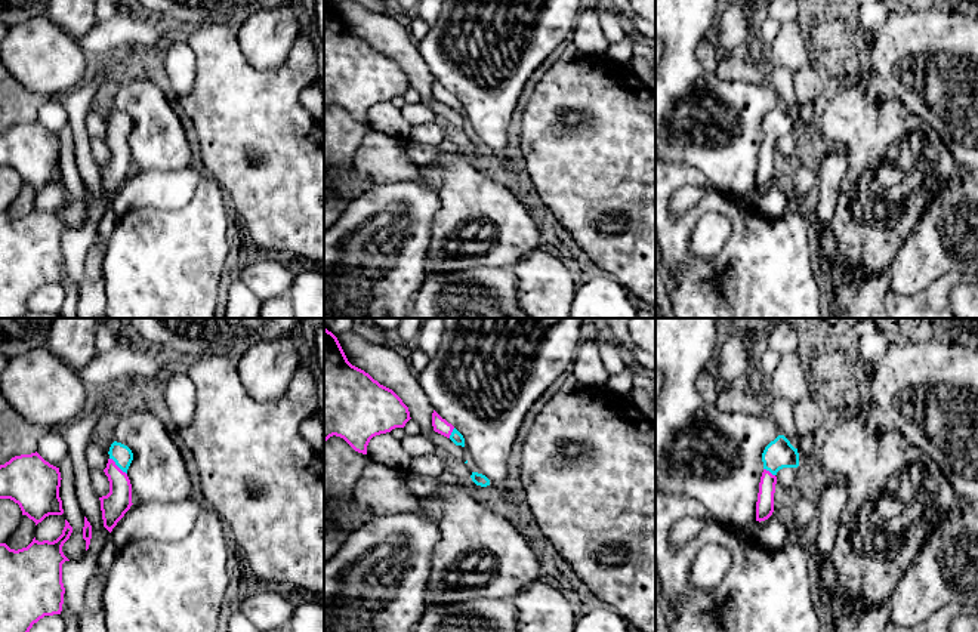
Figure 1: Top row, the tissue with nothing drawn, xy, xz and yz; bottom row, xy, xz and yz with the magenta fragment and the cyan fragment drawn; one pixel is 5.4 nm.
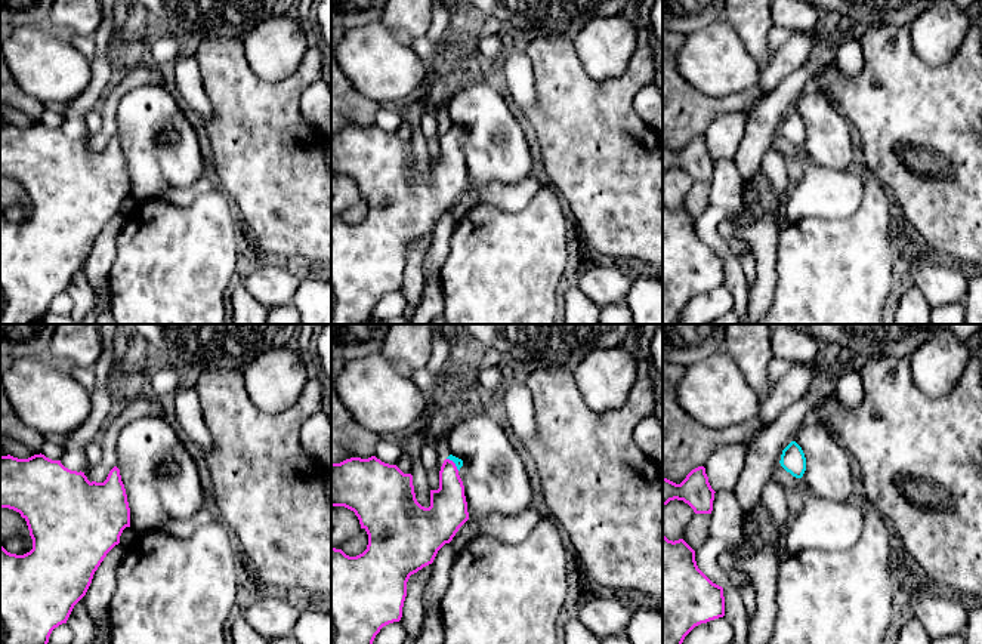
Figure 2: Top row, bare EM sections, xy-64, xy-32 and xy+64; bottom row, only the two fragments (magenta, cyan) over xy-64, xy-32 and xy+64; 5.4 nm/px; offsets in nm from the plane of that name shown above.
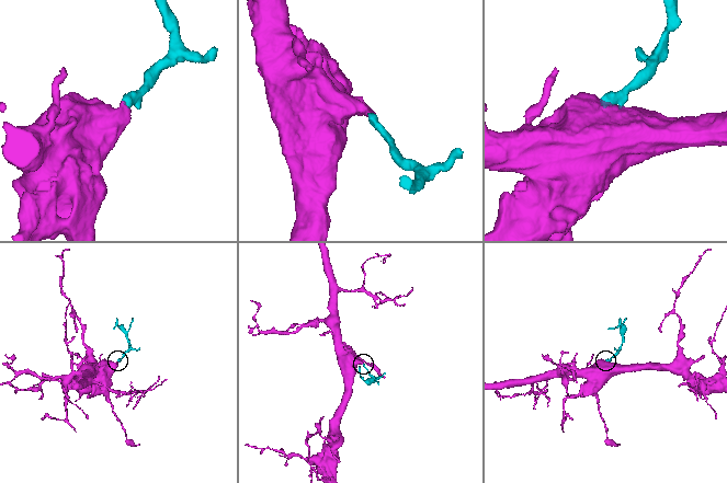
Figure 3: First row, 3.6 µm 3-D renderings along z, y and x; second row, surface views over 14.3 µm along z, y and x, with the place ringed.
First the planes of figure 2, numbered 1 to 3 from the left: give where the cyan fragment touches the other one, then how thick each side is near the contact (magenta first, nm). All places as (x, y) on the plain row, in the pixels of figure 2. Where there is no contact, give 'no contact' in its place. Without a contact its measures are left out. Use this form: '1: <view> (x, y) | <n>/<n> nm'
1: no contact
2: xy-32 (454, 132) | 200/50 nm
3: no contact

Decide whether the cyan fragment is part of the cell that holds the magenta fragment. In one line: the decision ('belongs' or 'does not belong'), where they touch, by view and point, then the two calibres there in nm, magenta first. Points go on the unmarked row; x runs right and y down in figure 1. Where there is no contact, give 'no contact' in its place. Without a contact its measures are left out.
belongs | xy (117, 135) | 150/110 nm

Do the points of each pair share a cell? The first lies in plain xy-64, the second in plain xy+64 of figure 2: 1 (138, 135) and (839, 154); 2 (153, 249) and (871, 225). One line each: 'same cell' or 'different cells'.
1: same cell
2: same cell

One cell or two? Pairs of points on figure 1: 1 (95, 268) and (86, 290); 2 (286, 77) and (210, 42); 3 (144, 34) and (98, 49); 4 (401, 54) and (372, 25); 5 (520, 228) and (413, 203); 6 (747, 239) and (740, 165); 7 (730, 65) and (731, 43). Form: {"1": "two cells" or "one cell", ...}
{"1": "one cell", "2": "one cell", "3": "one cell", "4": "one cell", "5": "two cells", "6": "two cells", "7": "two cells"}

